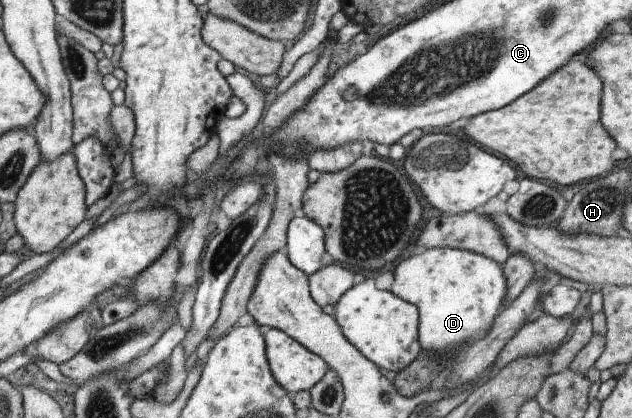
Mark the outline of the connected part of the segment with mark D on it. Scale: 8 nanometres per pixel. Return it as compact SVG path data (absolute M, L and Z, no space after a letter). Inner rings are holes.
M427 248L400 261L392 275L389 291L417 308L420 351L441 357L457 353L461 345L481 339L504 307L507 283L503 267L469 250Z

